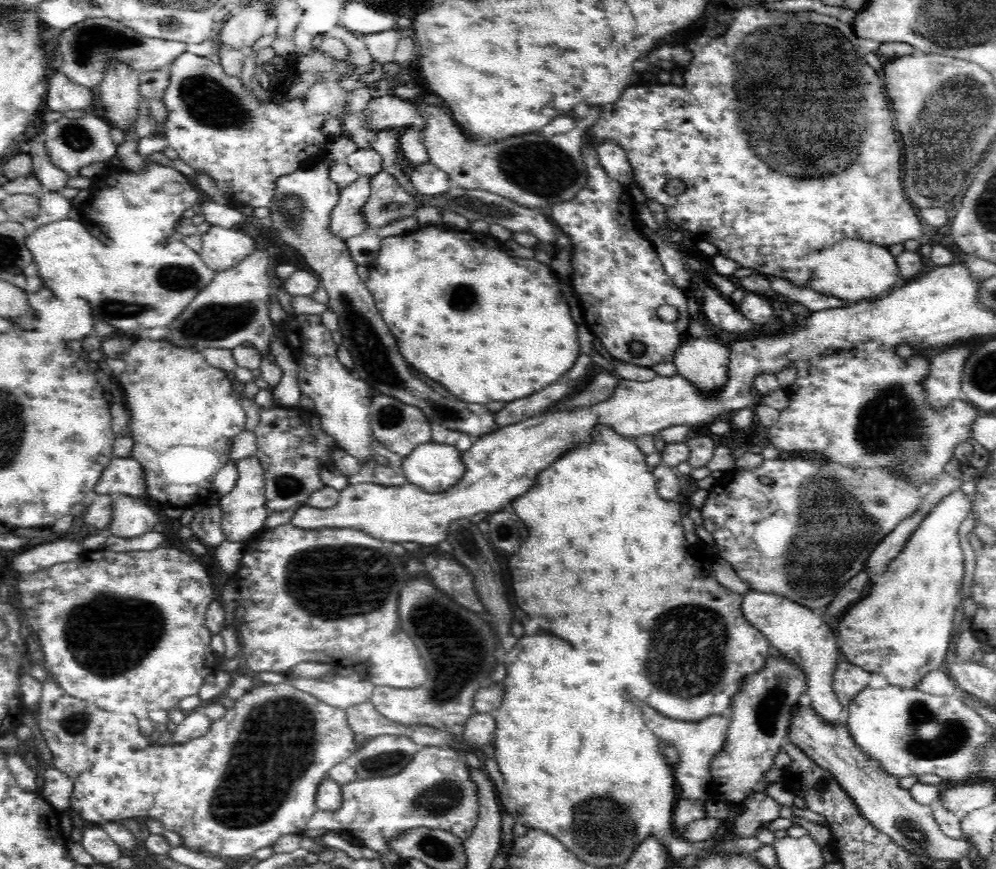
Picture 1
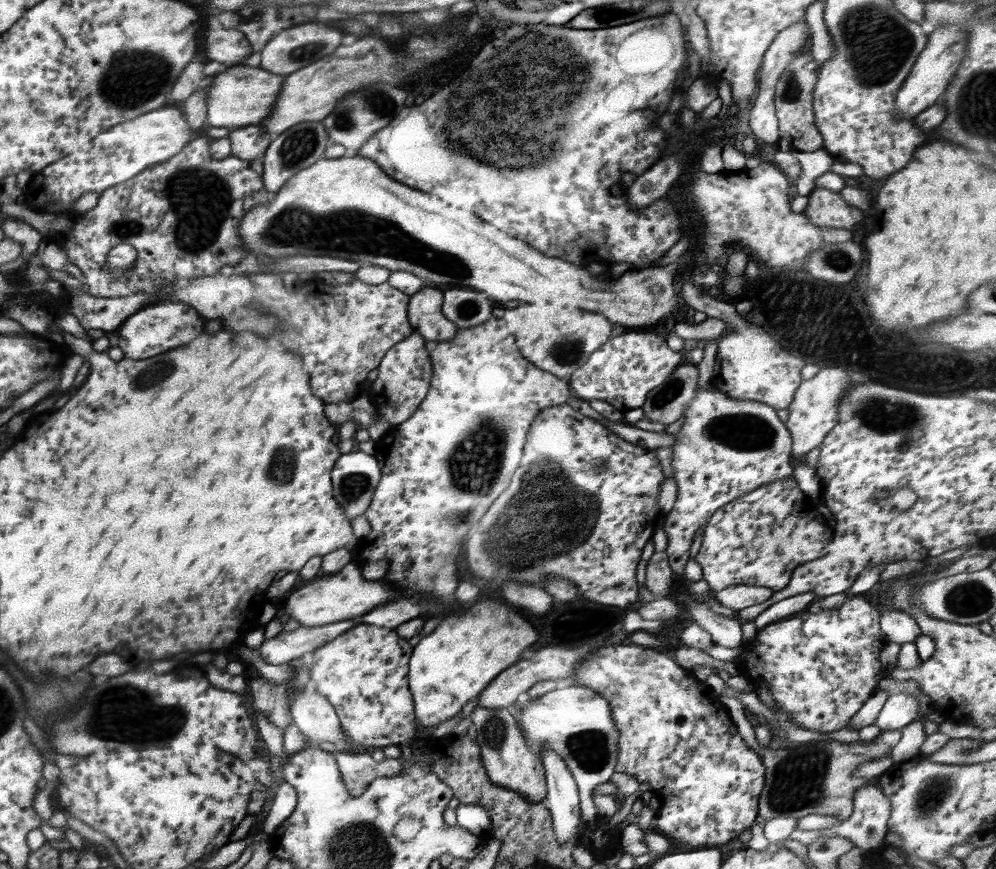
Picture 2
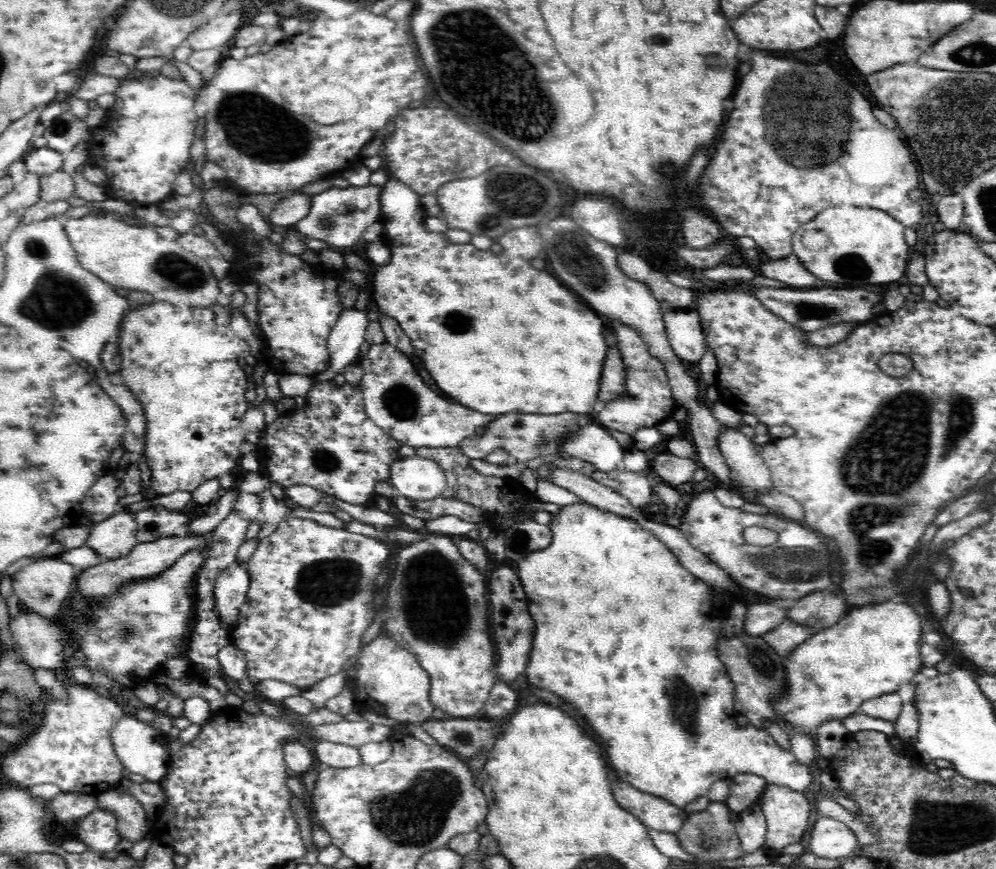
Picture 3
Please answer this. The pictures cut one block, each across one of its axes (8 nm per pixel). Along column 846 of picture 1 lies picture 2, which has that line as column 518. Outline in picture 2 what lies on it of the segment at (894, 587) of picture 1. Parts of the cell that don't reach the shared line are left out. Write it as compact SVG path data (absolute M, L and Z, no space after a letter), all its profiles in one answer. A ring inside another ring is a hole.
M482 600L468 610L460 610L456 620L446 618L432 634L413 647L409 660L409 689L414 702L415 717L422 732L428 734L442 722L456 716L472 698L476 698L503 670L529 655L528 647L538 640L538 632L512 608Z

